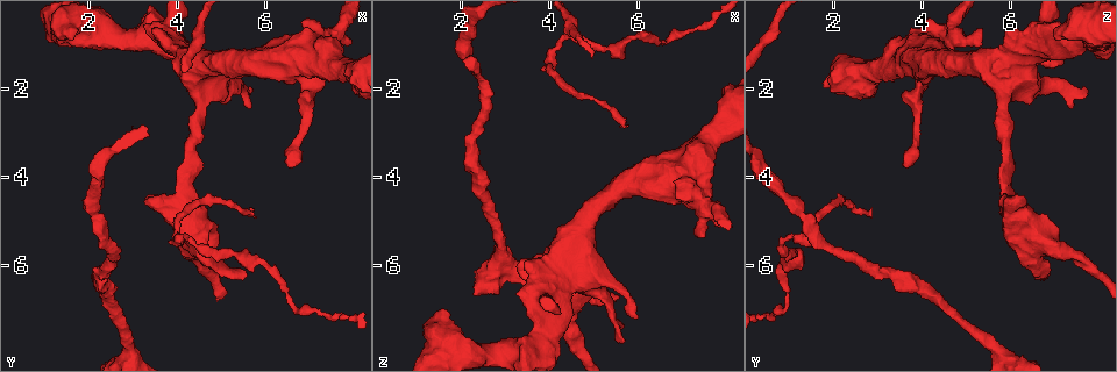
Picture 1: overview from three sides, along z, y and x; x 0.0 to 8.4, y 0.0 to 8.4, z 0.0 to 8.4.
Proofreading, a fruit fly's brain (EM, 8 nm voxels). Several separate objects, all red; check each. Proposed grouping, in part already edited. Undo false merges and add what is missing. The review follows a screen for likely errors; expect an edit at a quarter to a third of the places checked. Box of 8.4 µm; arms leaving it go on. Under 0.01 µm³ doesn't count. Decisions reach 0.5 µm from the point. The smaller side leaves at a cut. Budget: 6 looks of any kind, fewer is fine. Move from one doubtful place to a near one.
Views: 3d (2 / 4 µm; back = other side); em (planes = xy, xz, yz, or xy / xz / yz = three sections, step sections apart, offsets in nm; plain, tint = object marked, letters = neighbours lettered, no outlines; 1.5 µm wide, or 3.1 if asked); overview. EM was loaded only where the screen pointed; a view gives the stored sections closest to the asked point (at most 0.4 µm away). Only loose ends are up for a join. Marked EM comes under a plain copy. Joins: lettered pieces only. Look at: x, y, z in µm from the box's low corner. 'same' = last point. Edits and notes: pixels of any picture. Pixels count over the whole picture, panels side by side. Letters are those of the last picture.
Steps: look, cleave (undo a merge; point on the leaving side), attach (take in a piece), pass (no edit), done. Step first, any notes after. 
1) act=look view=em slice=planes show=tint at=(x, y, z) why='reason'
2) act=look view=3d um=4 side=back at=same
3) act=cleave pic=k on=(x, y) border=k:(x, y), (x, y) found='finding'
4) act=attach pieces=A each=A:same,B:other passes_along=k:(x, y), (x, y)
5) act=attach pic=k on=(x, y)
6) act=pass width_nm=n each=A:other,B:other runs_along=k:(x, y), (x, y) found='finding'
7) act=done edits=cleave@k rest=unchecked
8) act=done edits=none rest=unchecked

act=look view=em slice=yz step=8 show=letters at=(3.30, 4.40, 6.10) why='thick end'

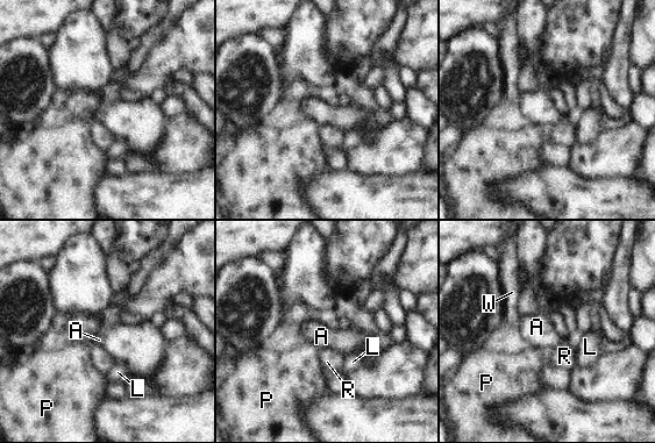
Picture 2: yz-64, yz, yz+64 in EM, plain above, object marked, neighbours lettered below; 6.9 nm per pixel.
act=look view=em slice=planes show=letters at=same why='cut it another way'

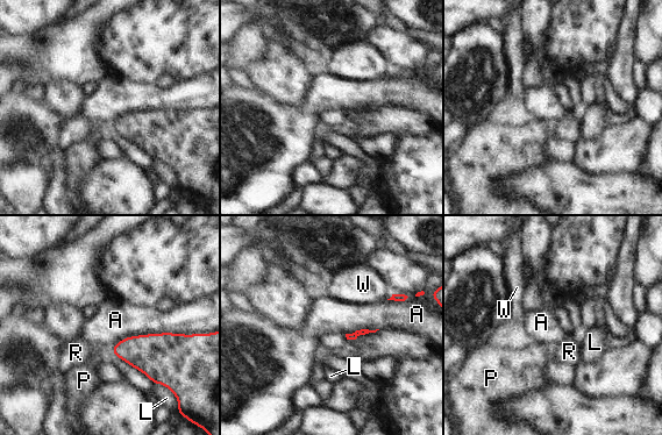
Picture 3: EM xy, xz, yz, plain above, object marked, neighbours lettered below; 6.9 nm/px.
act=pass each=A:other,L:other,P:other,R:other,W:other border=3:(198, 333), (130, 335), (109, 349) found='none of them fits'

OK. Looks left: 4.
act=look view=em slice=yz step=4 show=letters at=(5.55, 6.25, 6.65) why='free end'

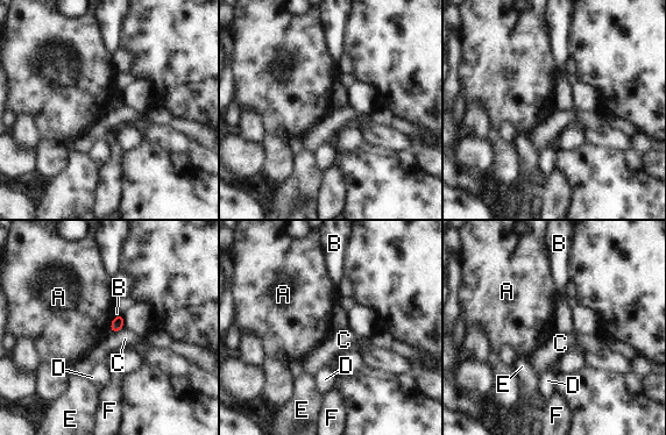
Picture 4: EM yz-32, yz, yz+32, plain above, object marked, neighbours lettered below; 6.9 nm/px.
act=pass each=A:other,B:other,C:other,D:other,E:other,F:other border=4:(113, 316), (110, 323), (110, 332) found='no lettered piece goes on from it'

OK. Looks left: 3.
act=look view=em slice=xy step=4 show=letters at=(5.75, 4.90, 2.85)

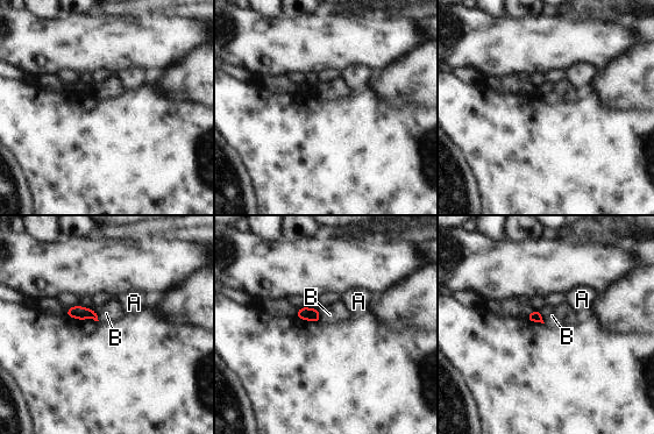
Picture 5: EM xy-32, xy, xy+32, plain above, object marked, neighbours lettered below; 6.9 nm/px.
act=look view=em slice=planes show=letters at=same why='cut it another way'

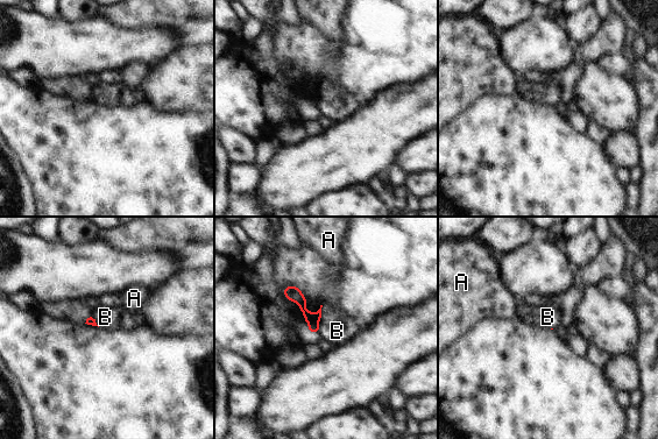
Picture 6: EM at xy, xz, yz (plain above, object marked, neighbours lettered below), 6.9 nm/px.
act=pass longest_contact=B:190nm each=A:other,B:other border=6:(323, 305), (319, 332) found='none of them fits'

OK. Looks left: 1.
act=done edits=none rest=unchecked

